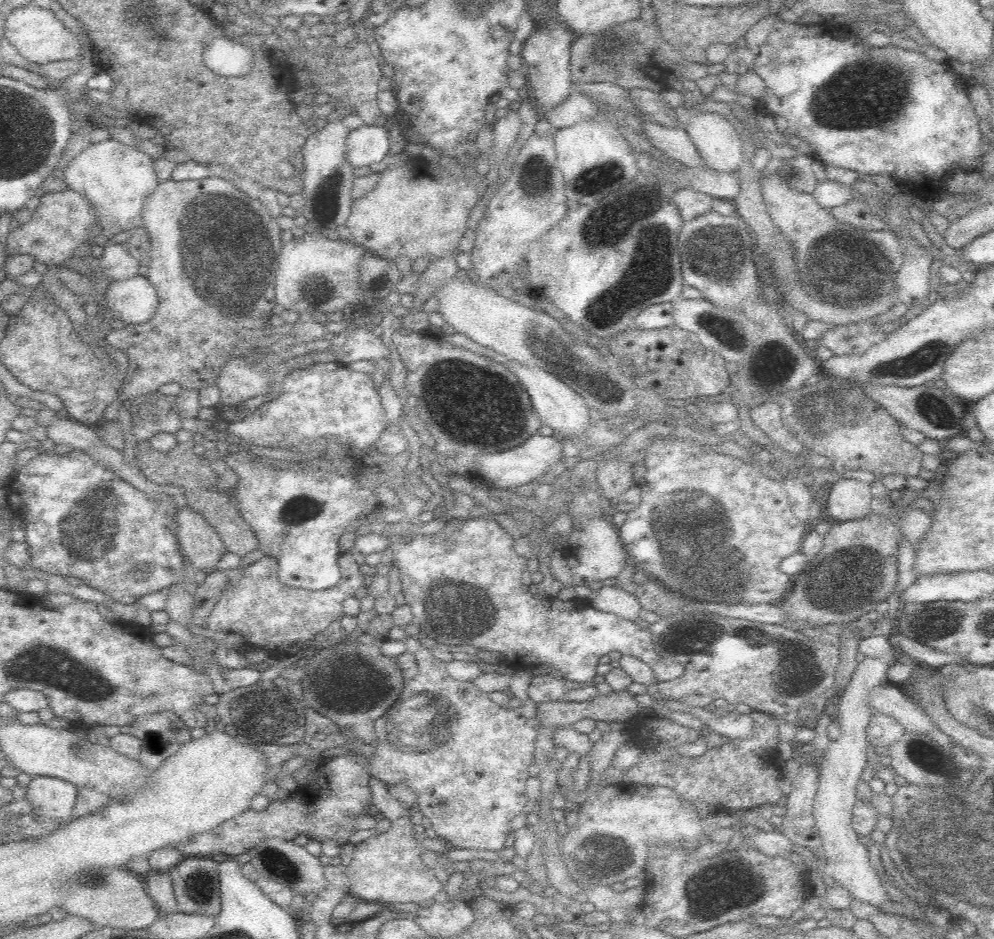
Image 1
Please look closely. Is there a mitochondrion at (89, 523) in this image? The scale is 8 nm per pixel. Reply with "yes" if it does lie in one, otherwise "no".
yes

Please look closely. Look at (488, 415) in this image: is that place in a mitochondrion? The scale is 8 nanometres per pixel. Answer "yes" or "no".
yes

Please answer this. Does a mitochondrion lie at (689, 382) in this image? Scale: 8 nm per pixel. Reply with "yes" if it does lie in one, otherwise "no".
no

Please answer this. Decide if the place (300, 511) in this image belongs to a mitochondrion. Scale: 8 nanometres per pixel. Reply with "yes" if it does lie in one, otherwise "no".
yes

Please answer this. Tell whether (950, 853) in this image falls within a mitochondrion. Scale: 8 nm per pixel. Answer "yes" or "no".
yes

